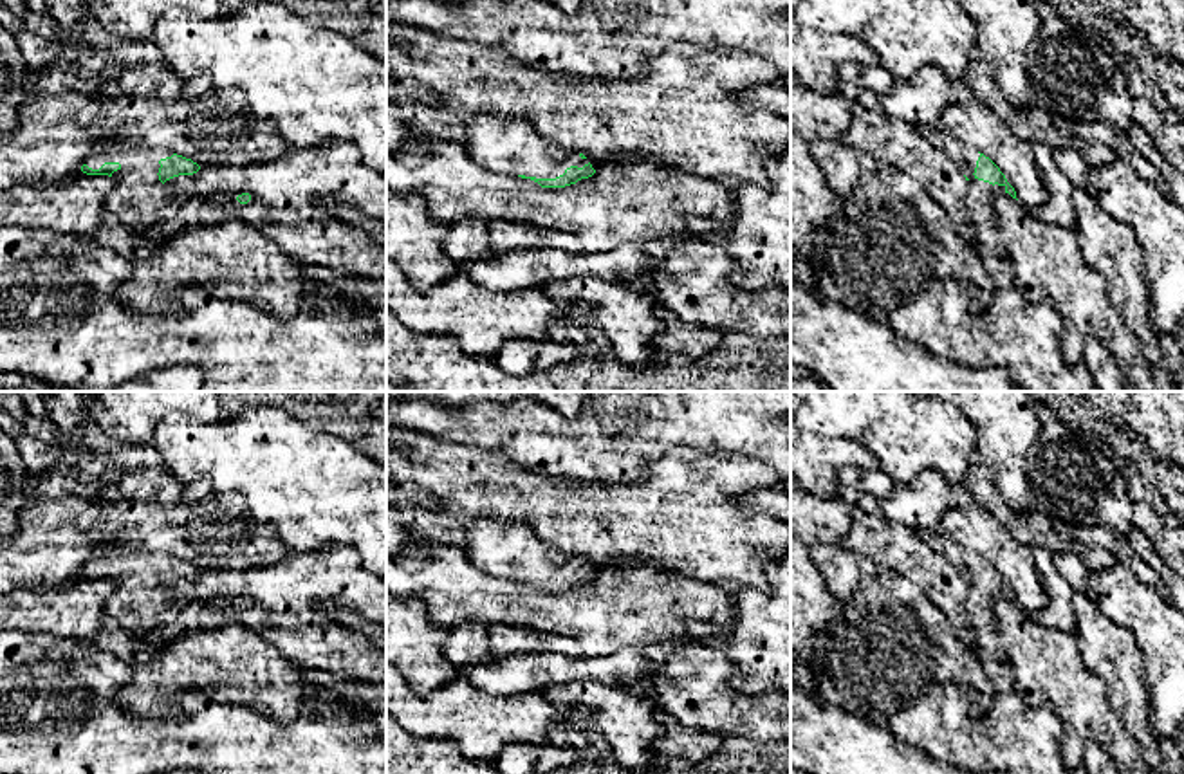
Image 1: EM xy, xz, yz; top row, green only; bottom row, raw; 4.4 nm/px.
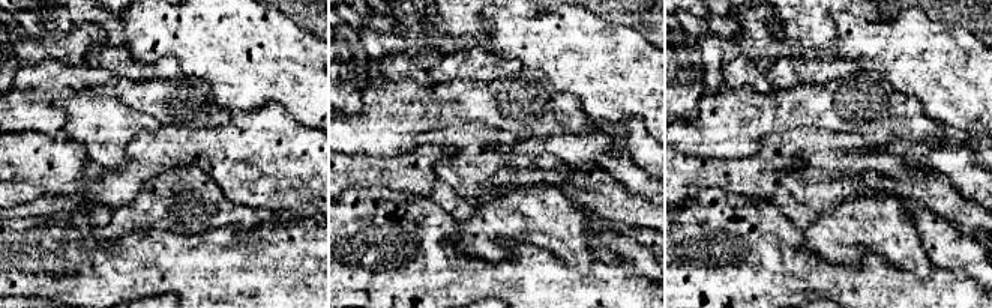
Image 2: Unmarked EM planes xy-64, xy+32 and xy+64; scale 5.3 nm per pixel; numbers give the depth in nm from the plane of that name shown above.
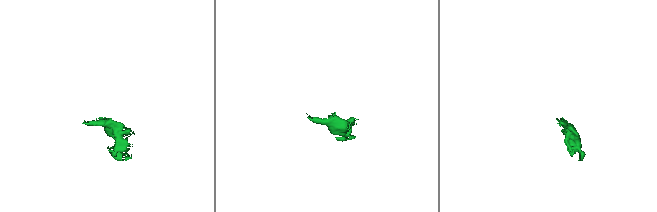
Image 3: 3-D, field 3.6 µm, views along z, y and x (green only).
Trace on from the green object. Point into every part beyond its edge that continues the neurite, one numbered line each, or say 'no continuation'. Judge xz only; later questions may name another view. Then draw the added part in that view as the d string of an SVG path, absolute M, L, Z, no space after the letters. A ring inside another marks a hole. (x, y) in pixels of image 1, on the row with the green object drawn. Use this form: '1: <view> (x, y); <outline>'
1: xz (509, 147); M473 115L466 119L466 134L471 157L500 175L556 179L570 166L588 164L579 152L550 143L523 119Z

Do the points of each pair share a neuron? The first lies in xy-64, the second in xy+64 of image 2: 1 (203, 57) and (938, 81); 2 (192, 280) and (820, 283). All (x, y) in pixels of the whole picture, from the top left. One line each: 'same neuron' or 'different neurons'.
1: same neuron
2: same neuron

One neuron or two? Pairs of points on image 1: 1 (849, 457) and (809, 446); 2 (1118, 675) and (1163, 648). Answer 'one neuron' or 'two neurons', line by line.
1: one neuron
2: two neurons

